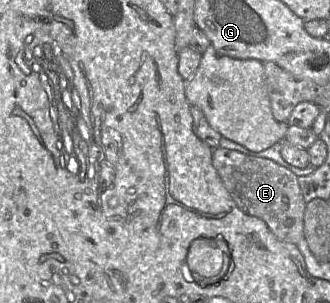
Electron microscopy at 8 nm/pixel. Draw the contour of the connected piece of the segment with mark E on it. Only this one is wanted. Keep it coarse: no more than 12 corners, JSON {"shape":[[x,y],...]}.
{"shape":[[216,148],[238,208],[281,241],[303,237],[298,177],[272,160]]}

